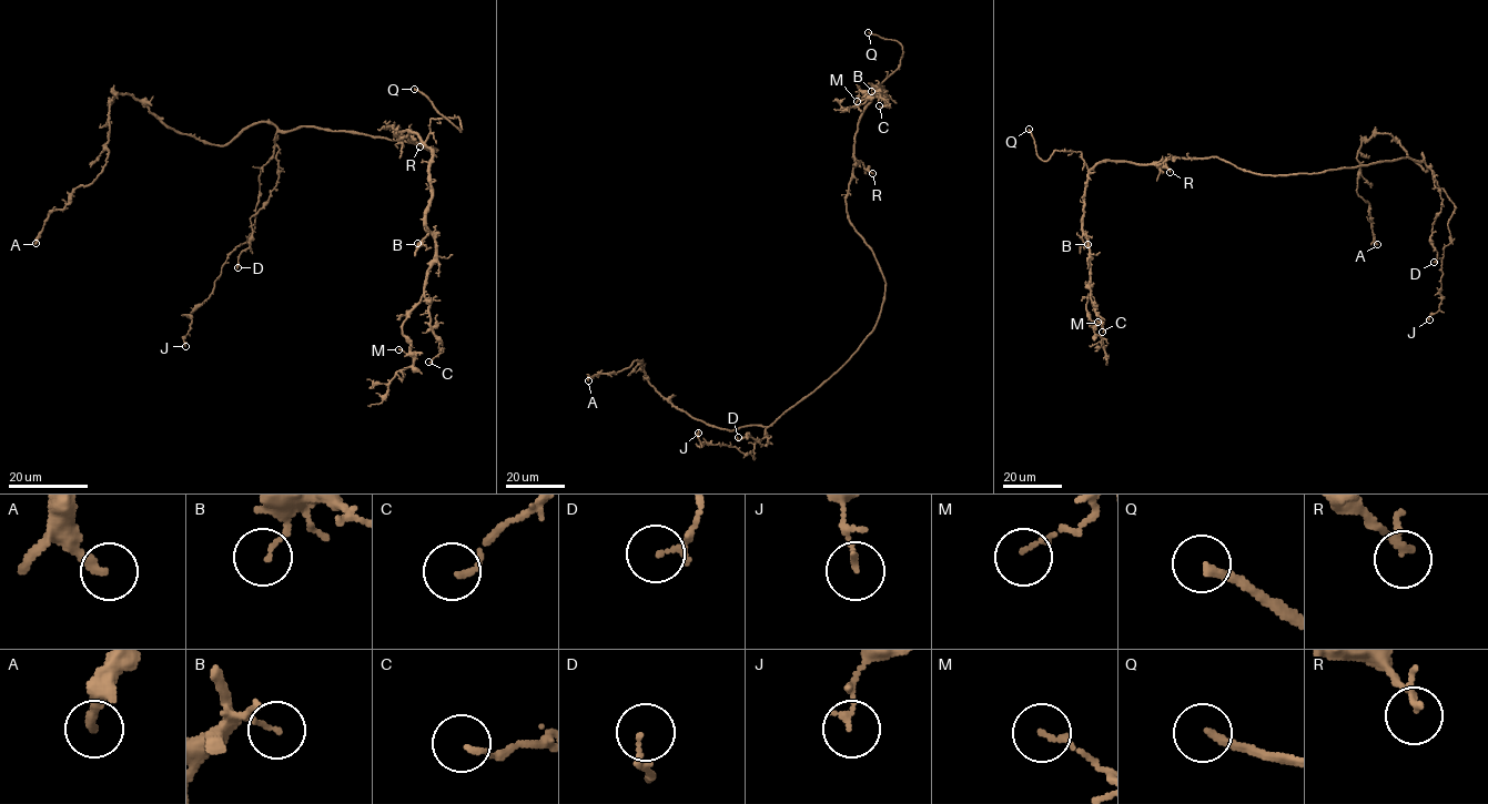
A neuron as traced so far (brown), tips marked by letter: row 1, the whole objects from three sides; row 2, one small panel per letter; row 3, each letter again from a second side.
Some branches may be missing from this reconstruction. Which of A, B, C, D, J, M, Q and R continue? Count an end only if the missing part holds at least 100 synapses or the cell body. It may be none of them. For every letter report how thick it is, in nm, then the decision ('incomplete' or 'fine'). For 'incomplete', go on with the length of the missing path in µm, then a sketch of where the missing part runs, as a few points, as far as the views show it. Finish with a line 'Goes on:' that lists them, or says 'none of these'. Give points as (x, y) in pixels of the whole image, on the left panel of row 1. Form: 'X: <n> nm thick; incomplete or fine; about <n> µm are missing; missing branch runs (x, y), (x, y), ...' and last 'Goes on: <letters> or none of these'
A: 240 nm thick; fine
B: 100 nm thick; fine
C: 120 nm thick; fine
D: 130 nm thick; fine
J: 110 nm thick; fine
M: 110 nm thick; fine
Q: 200 nm thick; incomplete; about 15 µm are missing; missing branch runs (414, 89), (381, 89), (364, 75)
R: 140 nm thick; fine
Goes on: Q

